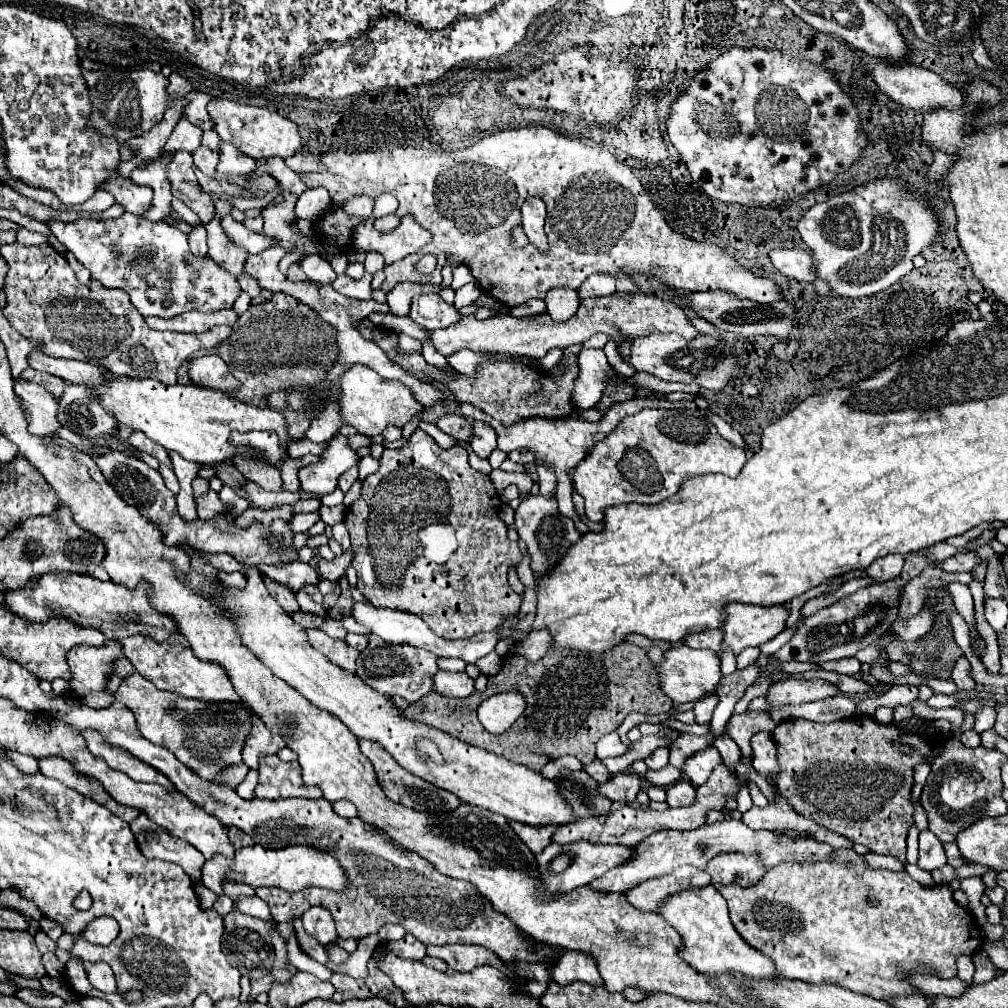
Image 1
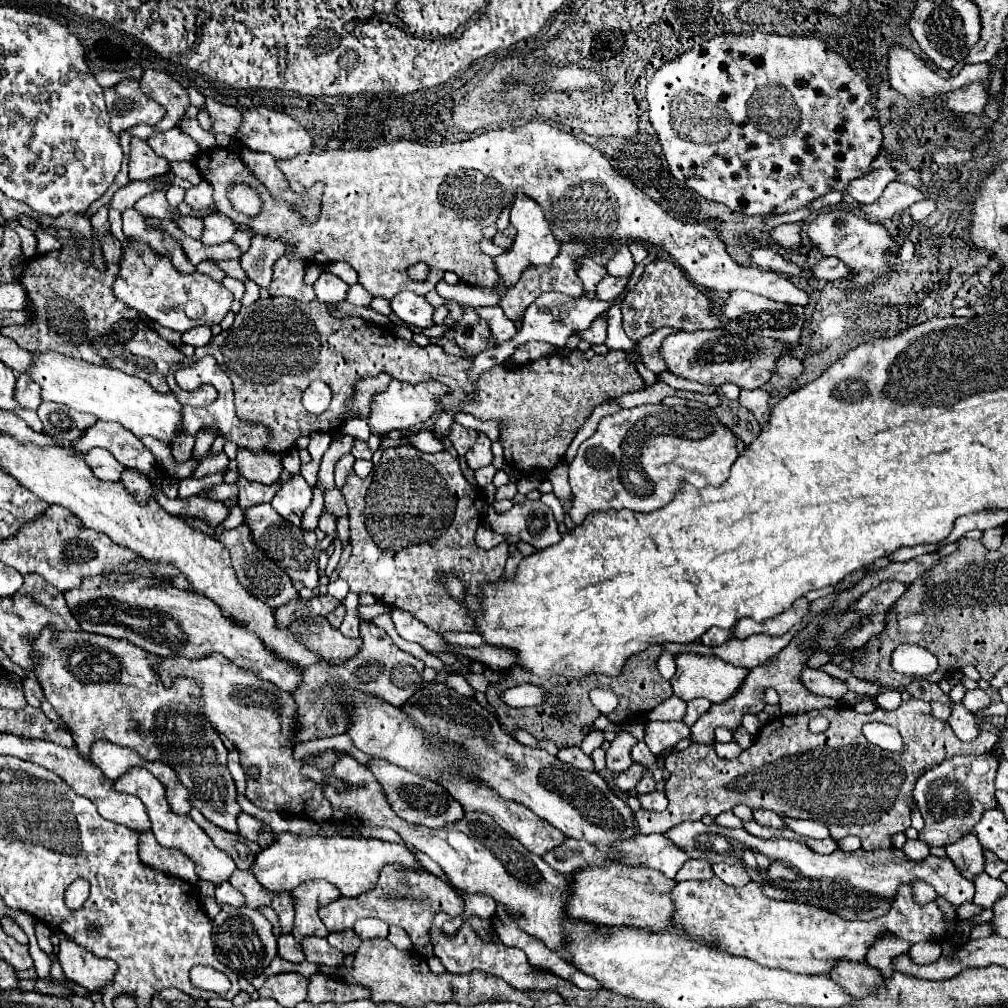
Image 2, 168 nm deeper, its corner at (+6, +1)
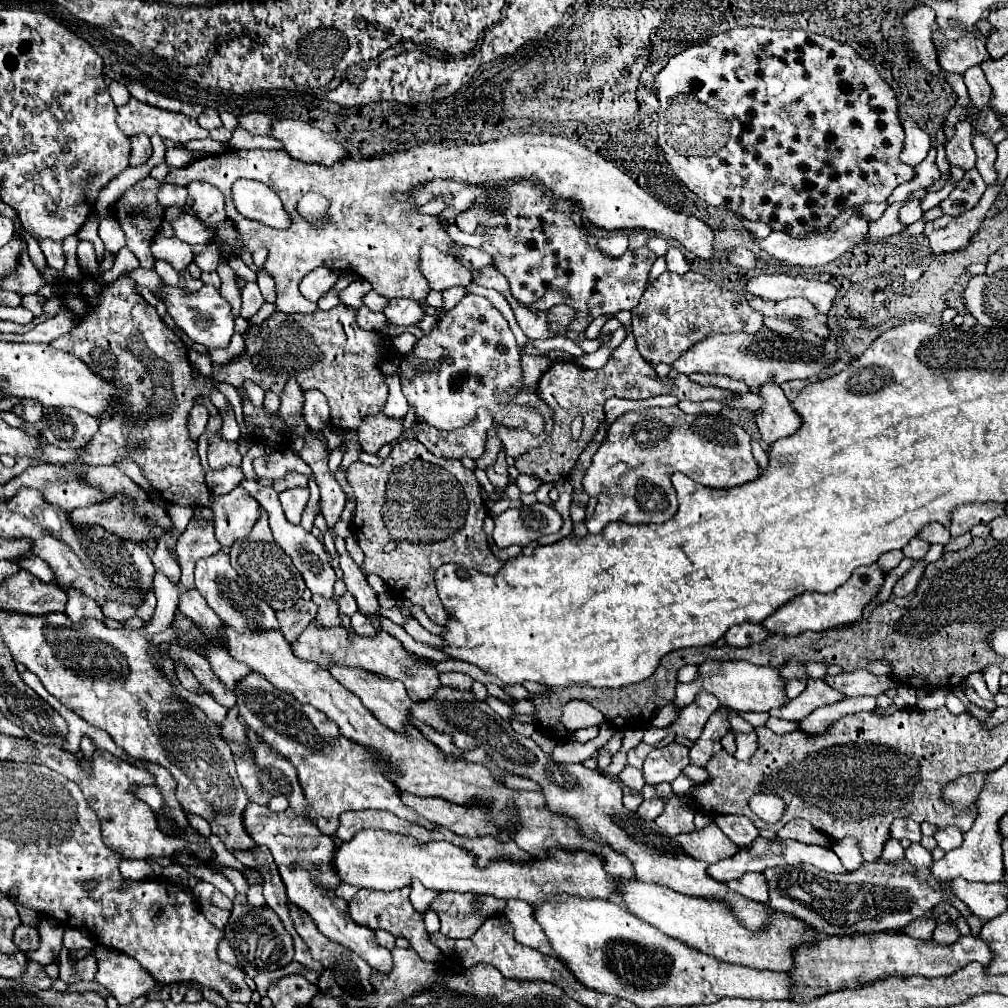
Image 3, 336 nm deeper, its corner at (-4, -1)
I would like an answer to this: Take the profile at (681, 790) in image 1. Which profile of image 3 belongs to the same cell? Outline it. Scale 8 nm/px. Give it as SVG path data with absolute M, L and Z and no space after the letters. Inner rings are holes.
M659 797L651 799L651 801L643 801L637 807L637 815L643 819L657 819L659 813L663 813L663 801Z

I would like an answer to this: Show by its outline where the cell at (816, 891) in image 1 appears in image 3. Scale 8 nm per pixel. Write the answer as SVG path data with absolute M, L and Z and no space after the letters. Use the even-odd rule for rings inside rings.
M619 881L617 895L623 899L625 907L639 917L641 921L657 927L665 935L683 941L691 949L713 955L715 959L737 963L753 969L771 969L771 971L787 971L793 967L793 949L817 941L819 937L799 923L799 919L783 913L775 913L775 923L771 923L771 931L765 935L751 935L745 927L739 927L737 919L731 915L729 907L721 901L695 899L683 893L677 893L665 885L643 883L643 881Z

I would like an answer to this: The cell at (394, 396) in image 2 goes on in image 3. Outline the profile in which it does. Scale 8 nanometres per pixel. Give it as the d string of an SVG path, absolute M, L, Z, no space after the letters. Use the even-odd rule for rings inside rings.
M467 293L453 309L449 309L445 315L441 315L437 319L437 323L433 325L433 329L429 333L425 333L413 347L413 359L411 357L403 357L401 361L401 369L403 369L403 393L409 401L409 405L413 405L417 409L417 421L423 419L425 423L431 423L437 429L459 429L469 425L475 419L475 413L479 407L491 411L493 419L505 427L513 427L513 429L527 429L533 437L539 437L543 433L543 417L539 415L537 409L531 407L523 407L513 403L509 397L505 397L507 401L501 403L495 395L515 395L517 391L521 391L525 387L523 379L521 379L521 351L519 345L515 343L515 335L509 329L507 319L501 315L499 309L495 309L491 305L489 299Z

